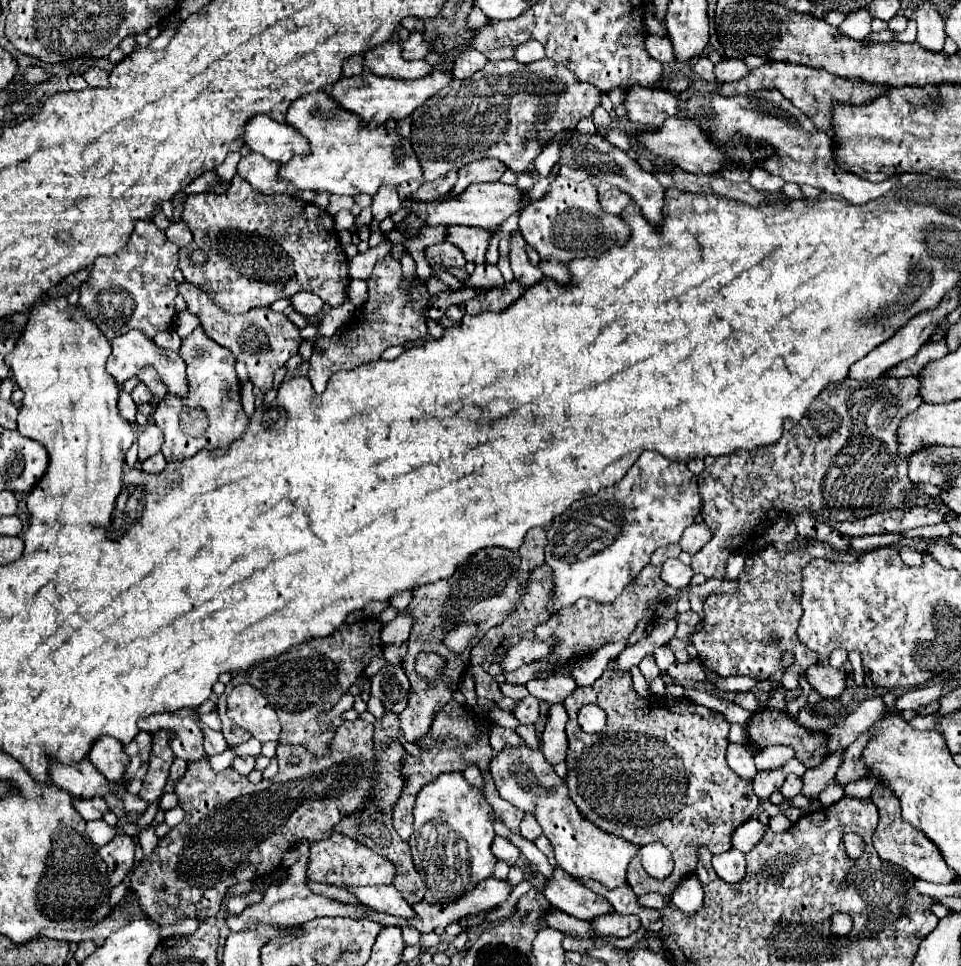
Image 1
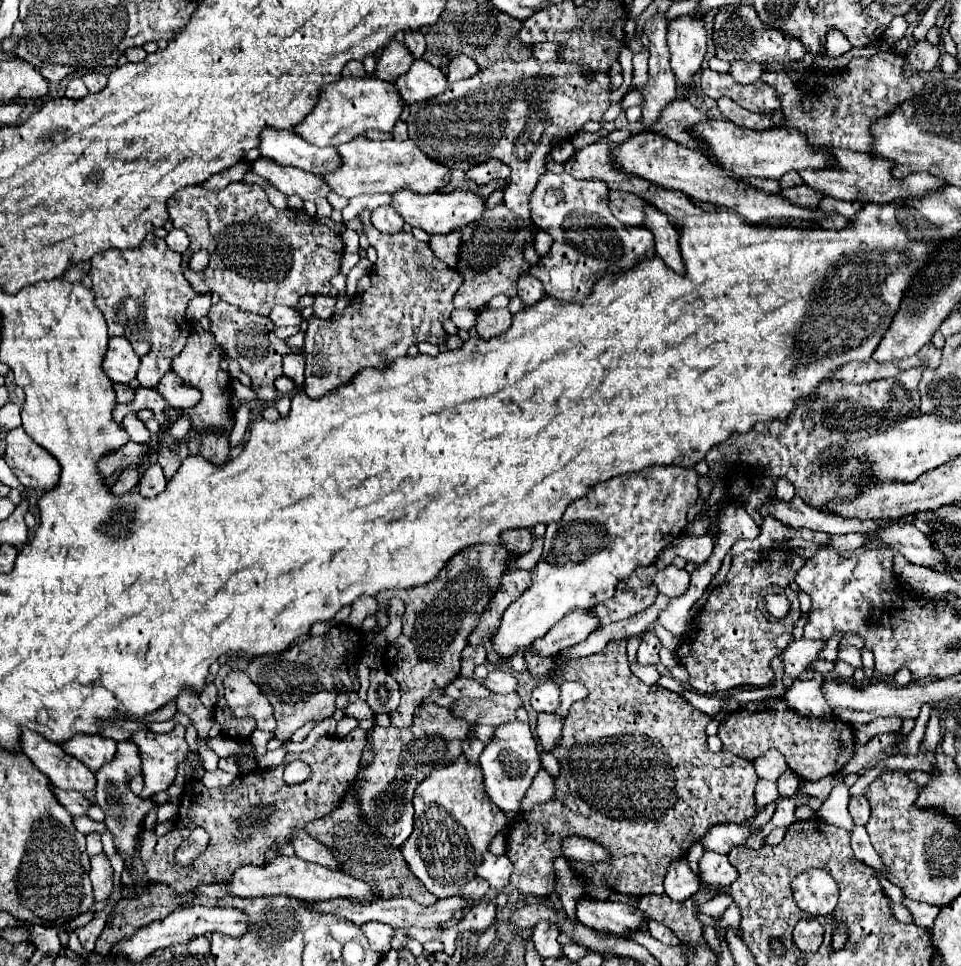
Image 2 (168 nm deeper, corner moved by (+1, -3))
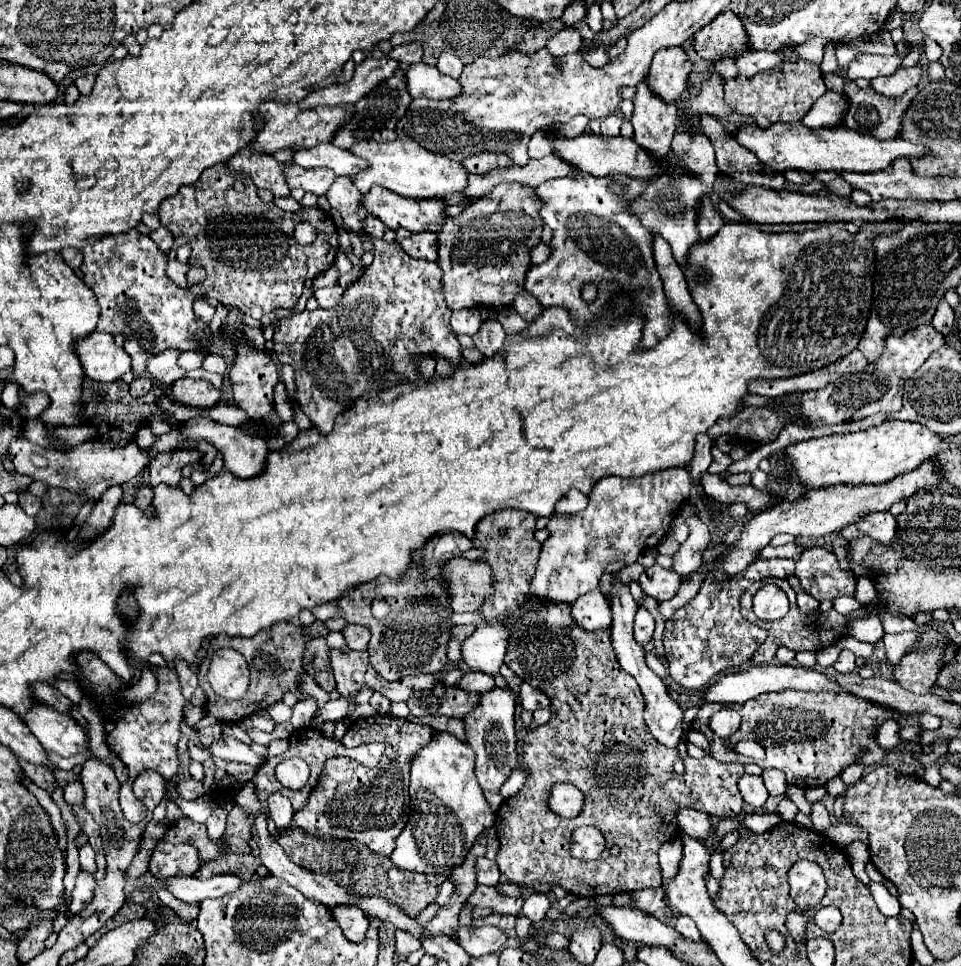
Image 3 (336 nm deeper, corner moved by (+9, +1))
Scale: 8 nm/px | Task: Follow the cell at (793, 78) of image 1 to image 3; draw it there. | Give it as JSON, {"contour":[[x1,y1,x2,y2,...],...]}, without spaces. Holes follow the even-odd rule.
{"contour":[[847,80,845,88,843,88,847,100,849,100,849,112,847,112,847,120,845,126,849,126,851,130,857,130,861,134,873,136,875,140,889,140,895,138,897,132,901,130,901,116,905,112,905,108,909,106,909,102,915,98,915,94,919,92,919,88,909,88,903,96,899,98,887,98,879,92,875,92,871,86,867,86,865,90,857,86,857,82]]}

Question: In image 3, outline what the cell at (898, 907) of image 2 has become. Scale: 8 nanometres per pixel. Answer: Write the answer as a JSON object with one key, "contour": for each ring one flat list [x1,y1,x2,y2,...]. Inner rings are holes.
{"contour":[[871,882,869,884,869,890,877,902,877,908,885,914,885,916,897,916,899,910,901,910,901,904,895,896,889,894,889,890,883,886,883,884,877,884,877,882]]}

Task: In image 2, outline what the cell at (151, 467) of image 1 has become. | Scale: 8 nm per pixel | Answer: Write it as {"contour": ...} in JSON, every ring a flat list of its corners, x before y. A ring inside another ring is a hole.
{"contour":[[153,462,143,474,141,474,141,480,139,480,139,494,145,496,145,498,153,498,157,496,159,492,163,492,167,486,167,480,161,472,161,466,157,462]]}

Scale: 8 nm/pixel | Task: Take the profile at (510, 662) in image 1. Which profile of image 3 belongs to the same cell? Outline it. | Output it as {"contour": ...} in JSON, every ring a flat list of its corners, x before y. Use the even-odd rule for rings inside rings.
{"contour":[[599,590,587,592,575,600,569,608,577,626,587,632,595,632,601,628,611,628,611,606]]}

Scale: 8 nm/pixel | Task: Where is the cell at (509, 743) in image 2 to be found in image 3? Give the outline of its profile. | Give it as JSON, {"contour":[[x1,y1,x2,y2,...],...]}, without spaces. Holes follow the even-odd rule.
{"contour":[[493,688,481,696,481,704,473,716,465,716,467,744,477,756,475,776,485,792,499,794,501,786,507,782,511,772,519,766,517,736,515,736,515,696,511,690]]}

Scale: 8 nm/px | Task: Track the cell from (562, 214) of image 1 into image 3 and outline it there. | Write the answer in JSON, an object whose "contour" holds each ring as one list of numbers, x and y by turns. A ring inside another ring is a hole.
{"contour":[[573,172,565,178,551,178,535,188,543,202,539,214,543,224,553,230,551,256,537,266,531,266,525,276,525,288,537,296,545,306,563,306,575,312,579,324,587,324,597,310,603,310,605,302,617,292,631,292,635,296,637,310,647,316,641,348,651,348,671,328,669,304,663,292,661,278,653,262,653,234,641,226,637,216,625,210,627,200,635,200,645,192,647,184,631,180,627,176,597,178,587,172],[611,184,621,184,623,194,613,194],[585,284,599,288,597,300,585,302,581,290]]}

